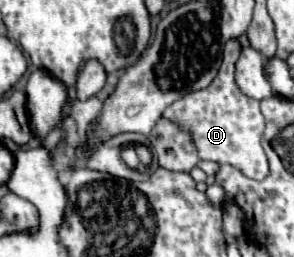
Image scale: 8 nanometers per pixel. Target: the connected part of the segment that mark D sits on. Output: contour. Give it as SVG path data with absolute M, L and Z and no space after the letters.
M230 39L224 47L224 61L216 79L206 89L192 91L168 105L162 117L172 121L174 125L180 125L180 129L192 135L200 159L228 163L240 169L246 177L262 181L270 173L268 159L260 143L264 133L264 117L260 113L260 101L244 95L236 85L234 69L240 57L240 49L240 43L236 39Z

